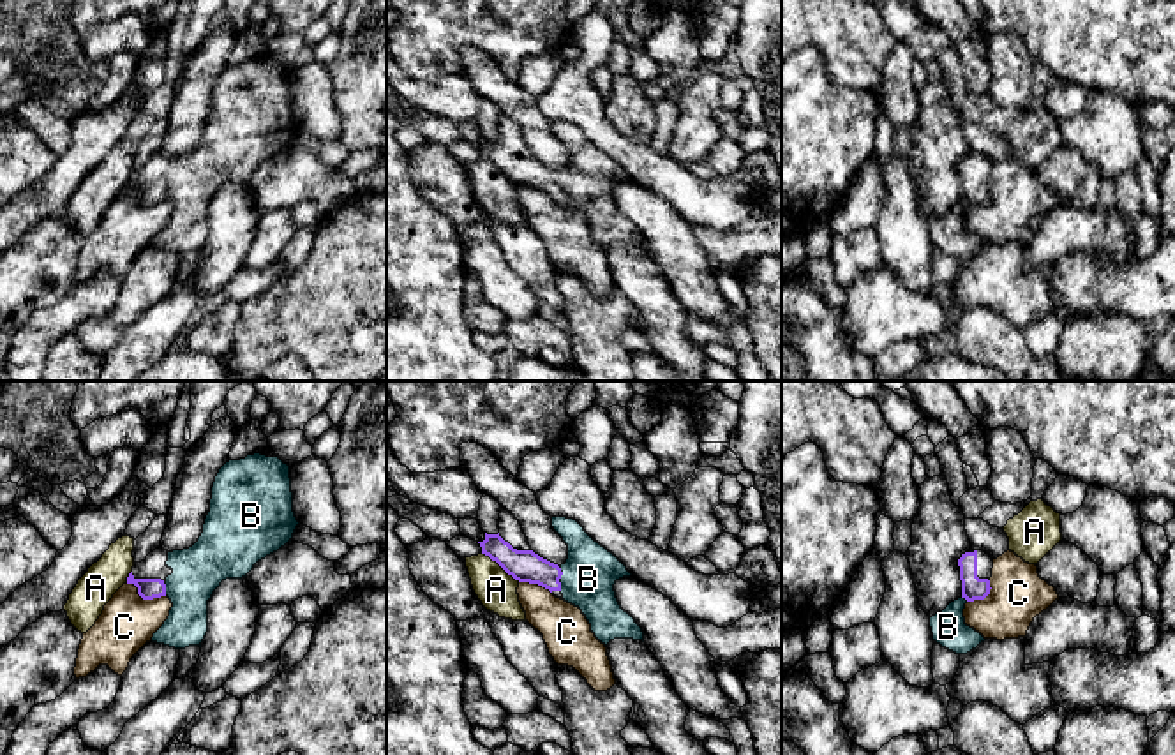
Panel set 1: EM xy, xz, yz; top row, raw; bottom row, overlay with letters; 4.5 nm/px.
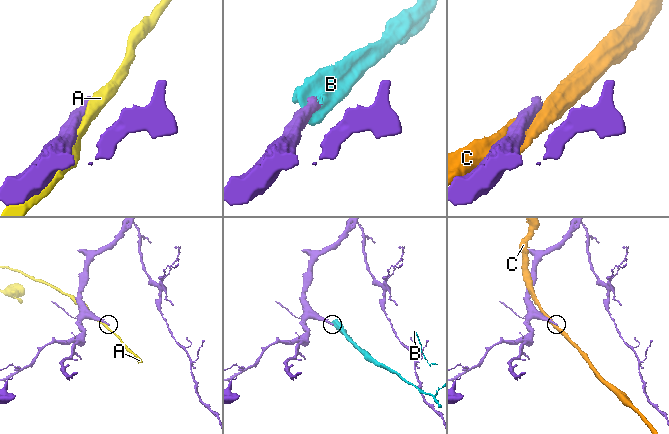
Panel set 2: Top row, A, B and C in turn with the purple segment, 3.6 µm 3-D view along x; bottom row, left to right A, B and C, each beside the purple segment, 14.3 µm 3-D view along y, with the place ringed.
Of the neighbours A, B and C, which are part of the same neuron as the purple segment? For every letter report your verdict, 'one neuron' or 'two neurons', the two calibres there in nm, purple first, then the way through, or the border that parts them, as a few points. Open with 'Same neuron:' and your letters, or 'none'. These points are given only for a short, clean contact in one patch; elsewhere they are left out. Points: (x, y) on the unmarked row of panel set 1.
Same neuron: B
A: two neurons; calibres 140 and 180 nm
B: one neuron; calibres 100 and 220 nm; way xy (147, 193), (164, 194), (180, 193), (198, 175)
C: two neurons; calibres 100 and 260 nm

